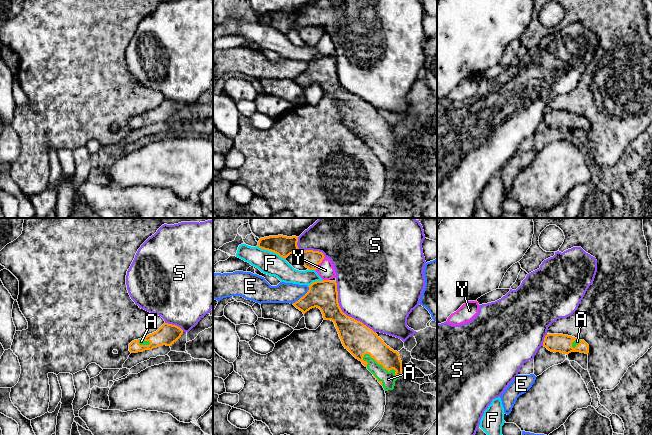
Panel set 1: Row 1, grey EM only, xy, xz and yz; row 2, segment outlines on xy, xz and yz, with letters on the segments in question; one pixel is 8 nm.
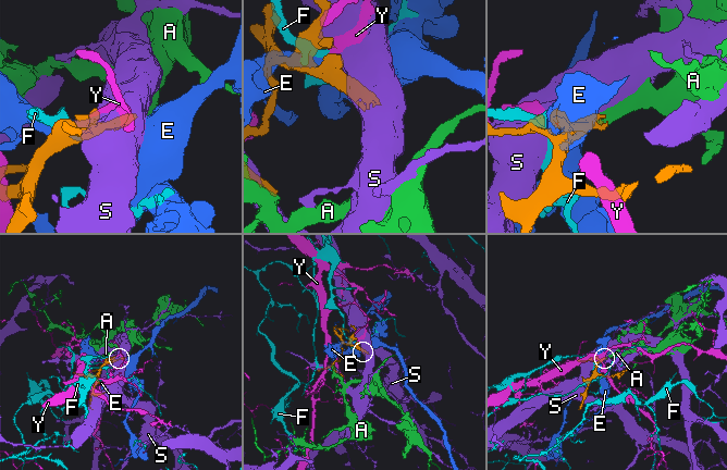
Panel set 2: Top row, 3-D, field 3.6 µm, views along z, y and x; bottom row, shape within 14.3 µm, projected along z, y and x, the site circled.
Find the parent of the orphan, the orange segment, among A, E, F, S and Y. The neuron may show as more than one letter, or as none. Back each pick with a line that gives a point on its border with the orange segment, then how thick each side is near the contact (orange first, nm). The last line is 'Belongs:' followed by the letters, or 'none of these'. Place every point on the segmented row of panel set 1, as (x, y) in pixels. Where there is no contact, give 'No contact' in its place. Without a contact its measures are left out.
A: Touches orange at xz (383, 367). Thickness 200 nm (orange) against 120 nm
Belongs: A

